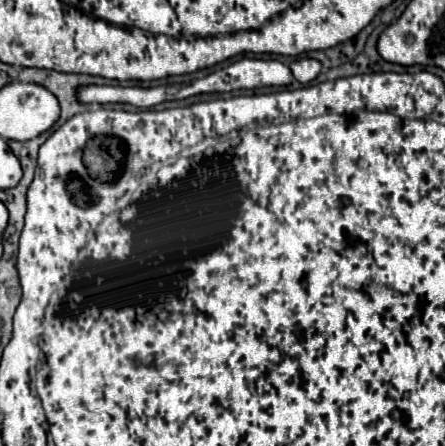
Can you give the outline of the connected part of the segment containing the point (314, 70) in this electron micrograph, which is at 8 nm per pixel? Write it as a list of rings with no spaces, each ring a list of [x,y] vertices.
[[[301,58],[291,64],[291,72],[293,72],[295,80],[299,80],[301,84],[307,84],[317,78],[317,74],[321,72],[321,64],[313,58]]]

